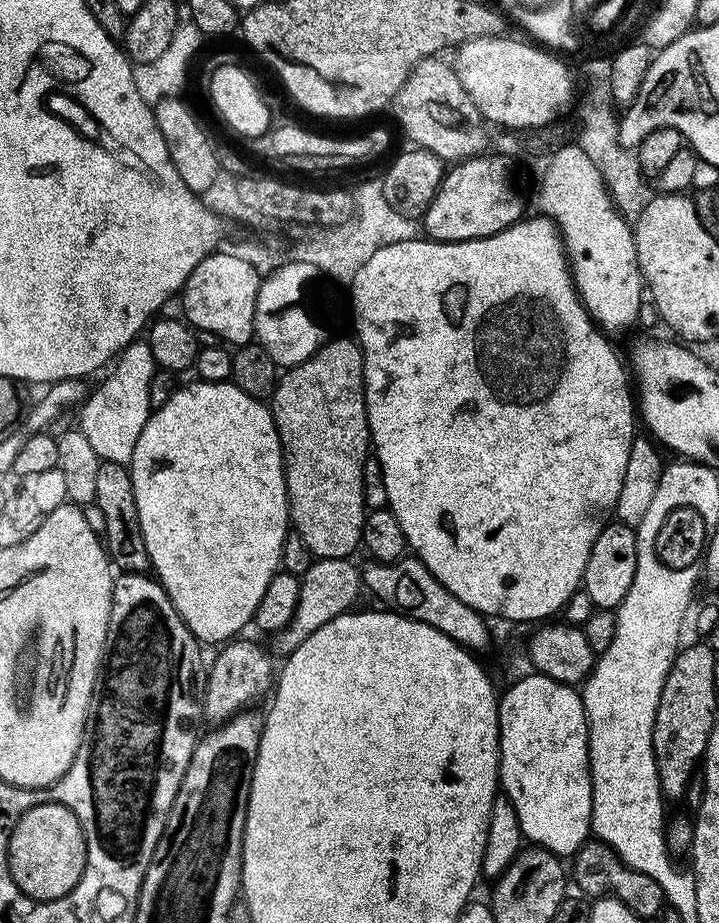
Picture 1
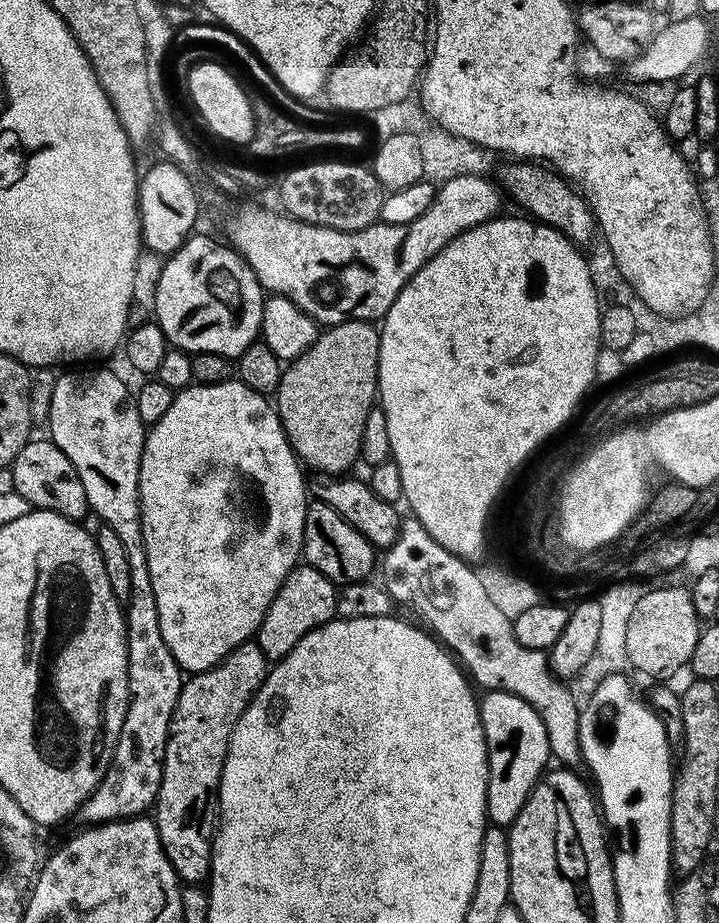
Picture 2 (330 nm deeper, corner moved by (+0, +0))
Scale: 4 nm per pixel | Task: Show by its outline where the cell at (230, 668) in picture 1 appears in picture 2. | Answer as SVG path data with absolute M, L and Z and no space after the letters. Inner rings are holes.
M249 642L239 644L225 660L221 660L210 670L189 675L180 685L178 702L174 706L174 714L168 727L164 769L160 789L156 795L154 819L162 842L162 850L166 850L170 866L174 866L177 876L185 885L196 886L209 879L212 870L212 841L218 827L220 779L230 738L234 734L234 726L238 726L238 718L242 718L246 706L256 697L256 692L264 684L269 671L270 661L266 658L266 654L262 654L262 650L255 642Z

